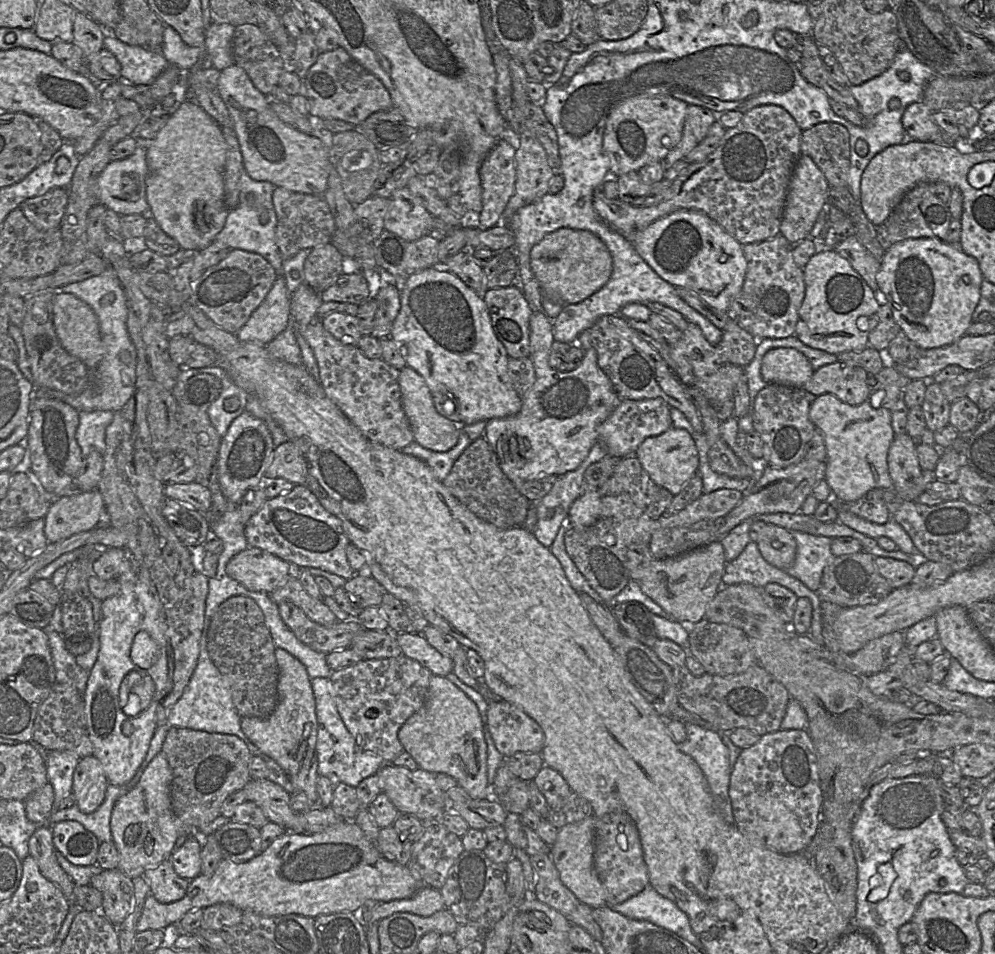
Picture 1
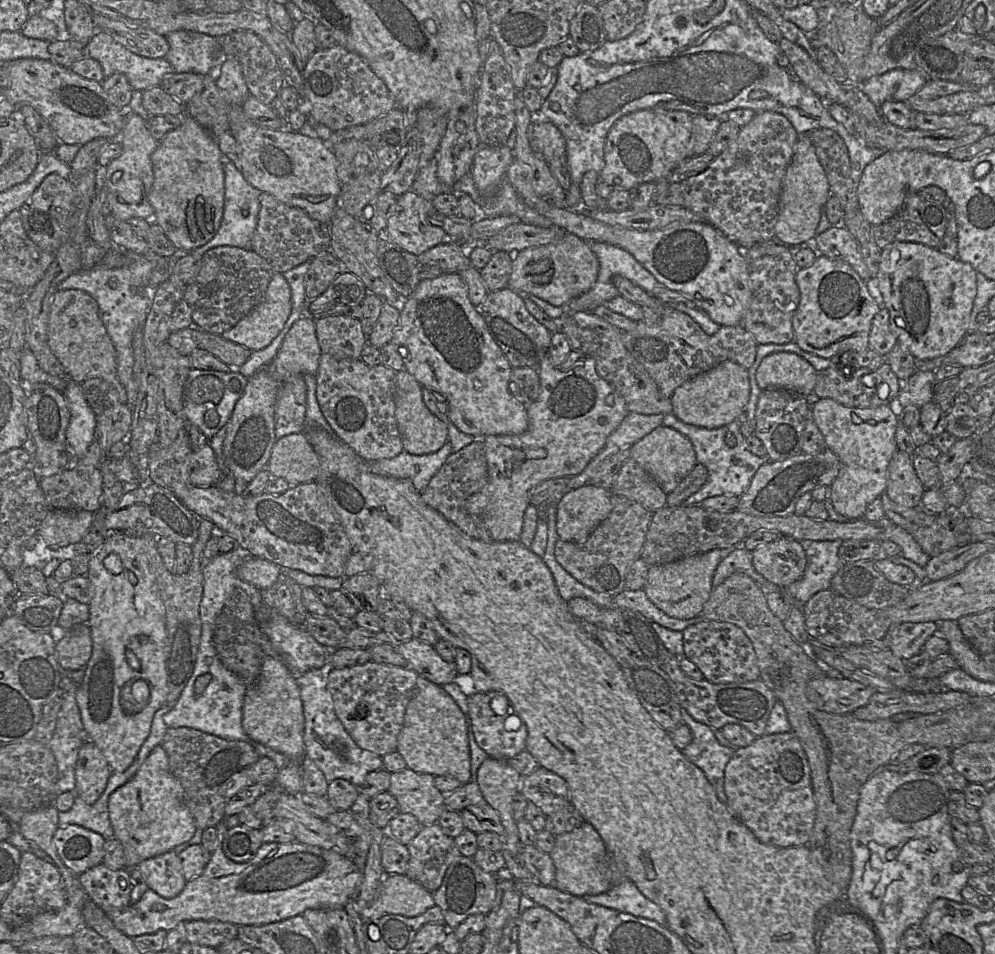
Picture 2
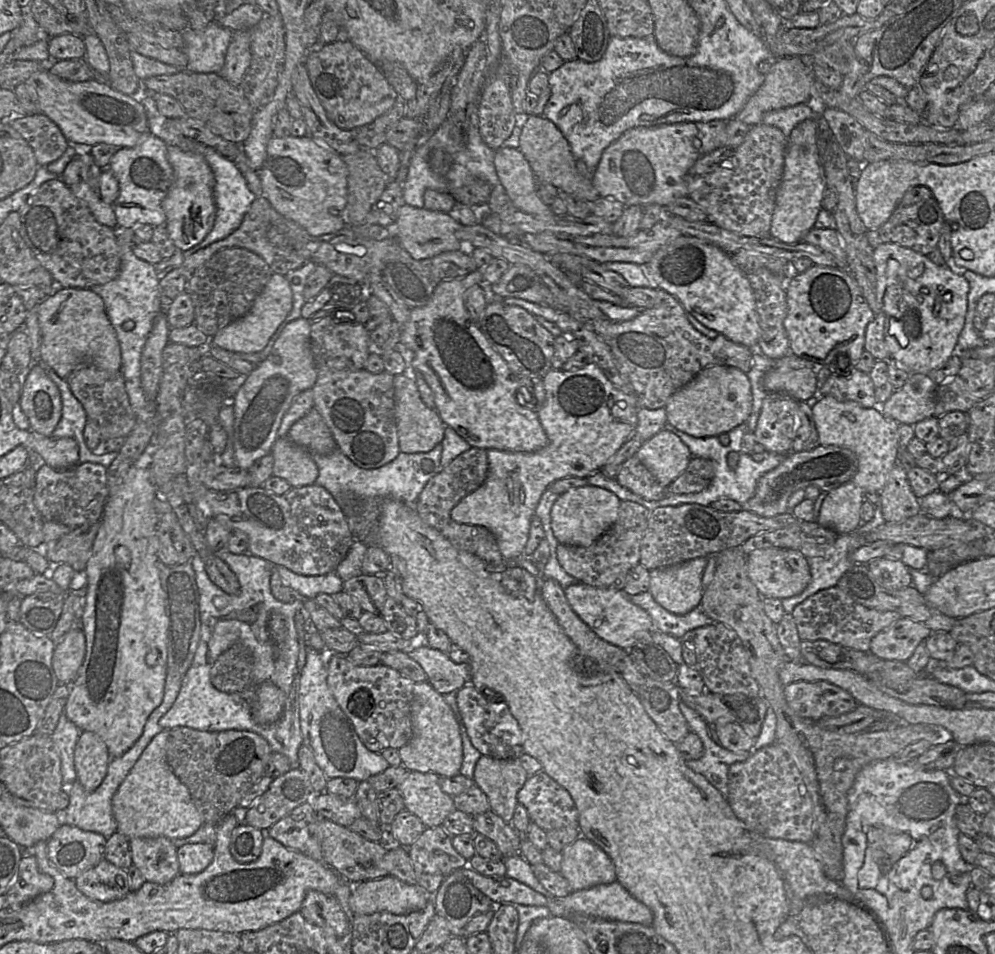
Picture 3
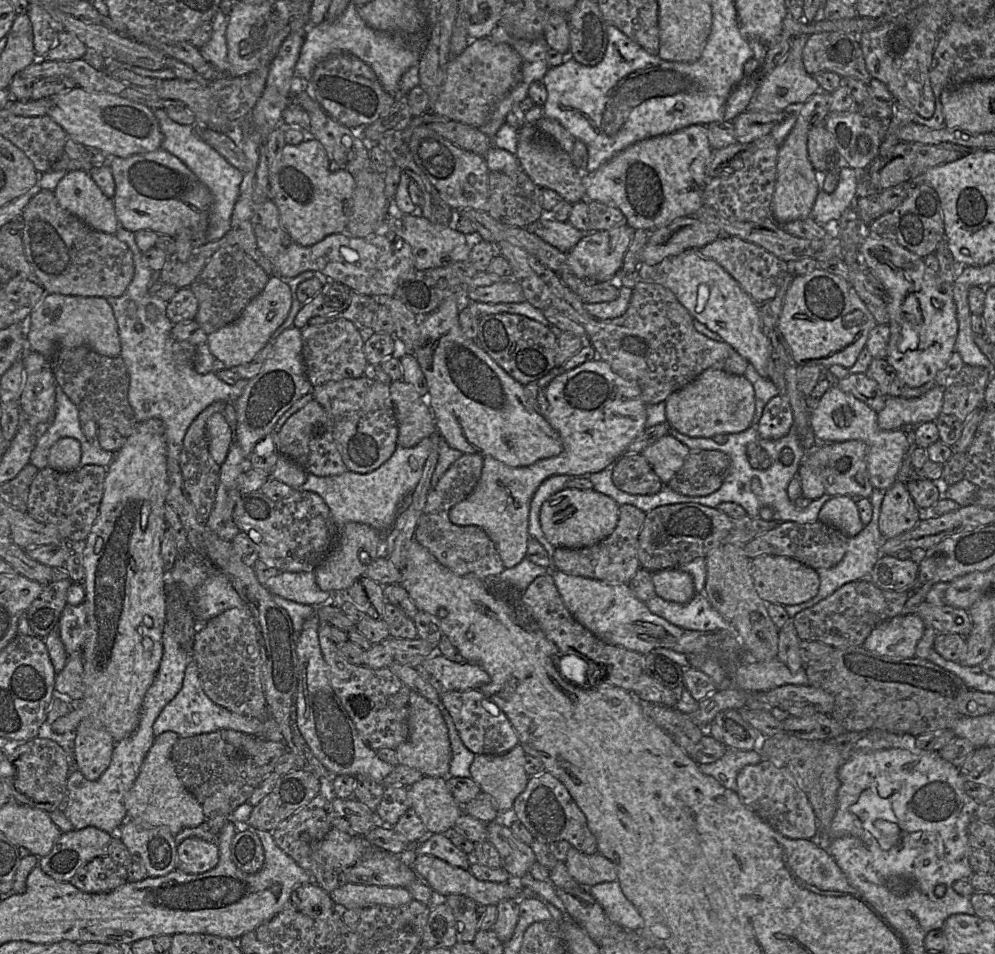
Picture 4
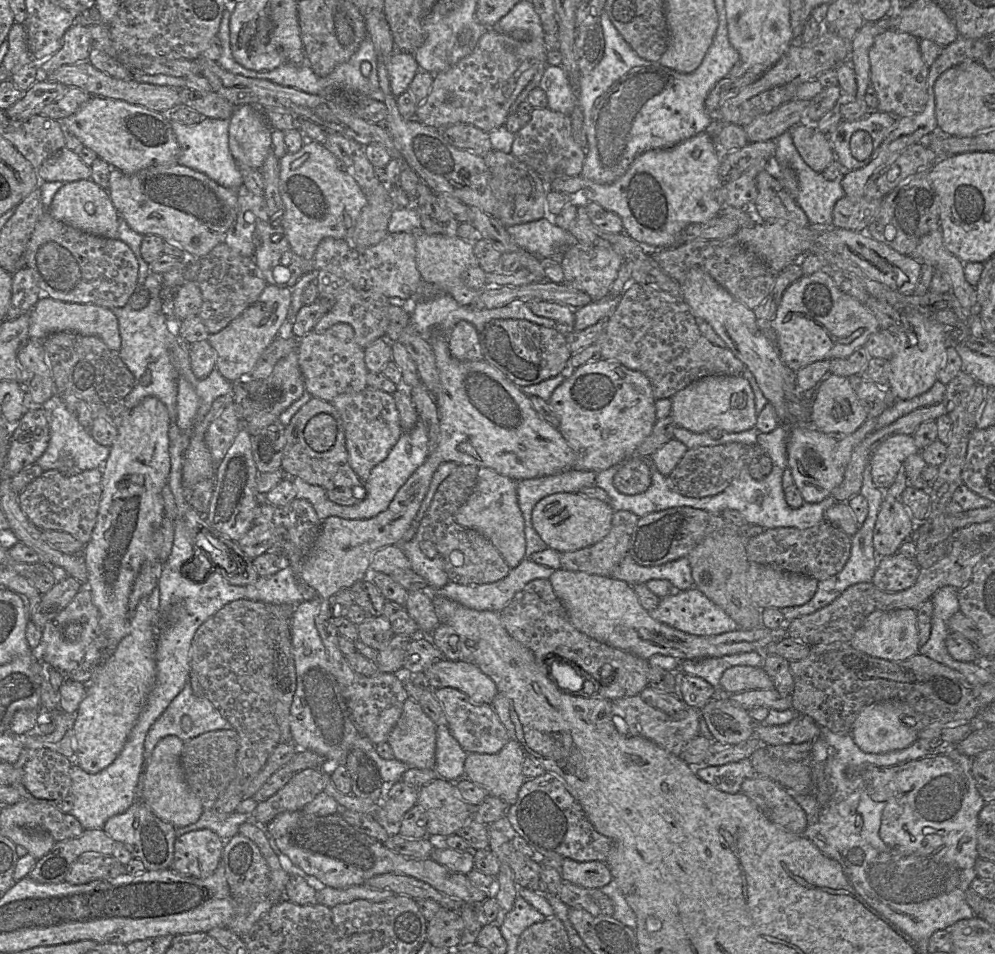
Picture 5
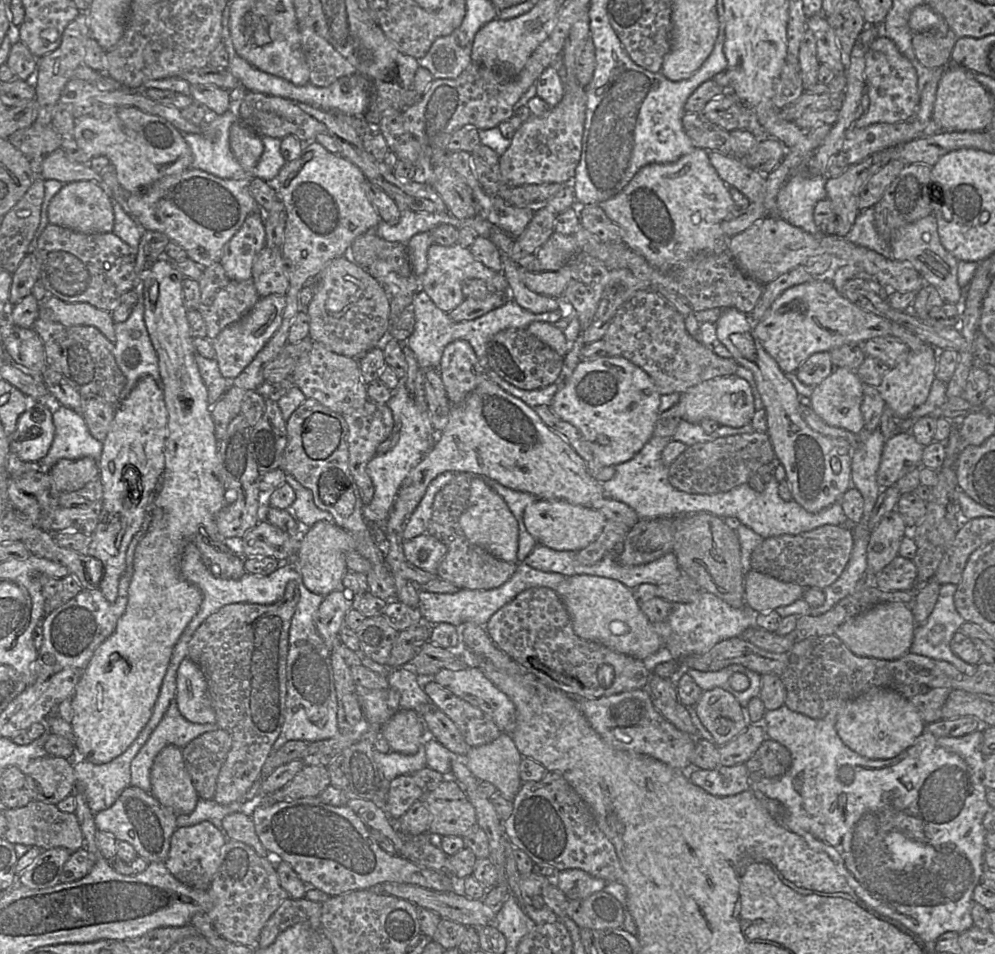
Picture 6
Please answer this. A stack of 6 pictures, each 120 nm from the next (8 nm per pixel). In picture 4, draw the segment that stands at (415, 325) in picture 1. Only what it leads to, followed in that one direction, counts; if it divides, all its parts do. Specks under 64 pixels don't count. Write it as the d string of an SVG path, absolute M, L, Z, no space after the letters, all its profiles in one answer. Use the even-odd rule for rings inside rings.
M477 272L466 280L463 290L448 296L436 310L419 317L420 336L414 347L413 355L417 358L427 382L426 400L433 412L437 433L450 447L463 454L489 455L510 467L526 467L539 460L561 454L564 449L561 438L546 418L538 414L530 405L524 386L508 375L476 340L467 338L463 334L458 320L458 313L468 290L511 279L514 278Z

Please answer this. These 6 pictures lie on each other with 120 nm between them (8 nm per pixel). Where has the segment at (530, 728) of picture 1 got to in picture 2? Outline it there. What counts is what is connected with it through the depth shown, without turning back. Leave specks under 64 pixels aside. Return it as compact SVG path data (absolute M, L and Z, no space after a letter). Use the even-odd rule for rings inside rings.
M503 693L472 694L468 697L468 715L476 743L490 758L507 761L525 750L527 727Z

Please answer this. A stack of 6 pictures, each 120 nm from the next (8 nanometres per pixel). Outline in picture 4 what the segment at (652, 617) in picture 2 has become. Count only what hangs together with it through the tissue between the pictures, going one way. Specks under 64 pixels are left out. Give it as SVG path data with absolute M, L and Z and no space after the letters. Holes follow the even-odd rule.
M695 593L687 603L666 601L656 595L645 604L651 613L687 630L731 631L729 622L712 607L703 593Z

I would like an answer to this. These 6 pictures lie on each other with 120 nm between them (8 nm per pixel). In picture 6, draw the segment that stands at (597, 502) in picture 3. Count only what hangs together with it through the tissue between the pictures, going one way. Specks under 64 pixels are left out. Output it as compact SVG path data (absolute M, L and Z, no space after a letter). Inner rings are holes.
M537 500L525 508L523 521L537 543L558 551L580 551L600 536L607 519L600 510L594 508L564 500Z

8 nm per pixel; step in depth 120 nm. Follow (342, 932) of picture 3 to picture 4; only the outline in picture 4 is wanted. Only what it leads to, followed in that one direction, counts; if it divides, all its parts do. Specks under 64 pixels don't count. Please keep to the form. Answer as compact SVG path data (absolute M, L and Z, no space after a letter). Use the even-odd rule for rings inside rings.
M316 883L296 886L290 895L291 903L303 914L312 918L325 919L334 910L329 893Z

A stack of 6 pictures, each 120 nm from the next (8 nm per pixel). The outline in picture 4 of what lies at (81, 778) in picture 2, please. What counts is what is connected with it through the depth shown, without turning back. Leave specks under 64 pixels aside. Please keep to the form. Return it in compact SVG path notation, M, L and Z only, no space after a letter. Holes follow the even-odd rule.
M84 719L76 729L73 763L89 781L98 780L110 765L116 742L93 719Z

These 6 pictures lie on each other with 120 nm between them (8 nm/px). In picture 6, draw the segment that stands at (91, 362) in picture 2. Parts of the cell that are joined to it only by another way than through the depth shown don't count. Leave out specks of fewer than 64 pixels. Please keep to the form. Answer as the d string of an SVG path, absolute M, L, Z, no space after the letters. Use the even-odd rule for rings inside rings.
M47 295L39 303L39 316L43 320L58 322L64 326L93 326L110 342L116 340L111 312L98 309L88 303L66 303Z

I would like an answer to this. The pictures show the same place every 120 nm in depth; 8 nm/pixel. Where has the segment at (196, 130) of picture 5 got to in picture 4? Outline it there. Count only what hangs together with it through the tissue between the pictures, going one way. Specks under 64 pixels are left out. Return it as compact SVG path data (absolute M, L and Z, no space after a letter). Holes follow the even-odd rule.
M152 109L163 134L164 150L179 158L205 184L213 196L210 218L205 242L212 242L224 237L231 230L231 217L235 203L239 197L240 184L244 173L230 164L219 152L204 142L198 135L195 125L183 125L173 121L165 109Z

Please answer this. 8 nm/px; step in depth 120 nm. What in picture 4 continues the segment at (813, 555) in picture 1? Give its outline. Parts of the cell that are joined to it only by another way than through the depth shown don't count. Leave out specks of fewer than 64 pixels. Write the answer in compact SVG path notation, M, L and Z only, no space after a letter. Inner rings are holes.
M876 488L873 489L872 494L869 498L873 507L872 519L869 524L864 526L863 529L856 536L848 537L847 550L841 561L831 568L822 568L816 570L820 578L820 586L817 594L812 599L806 602L784 606L789 615L789 618L793 619L798 612L814 606L821 600L830 596L844 584L862 578L869 578L876 561L881 555L881 546L886 540L883 538L879 530L879 517L882 501L884 499L884 493L884 491L880 491Z

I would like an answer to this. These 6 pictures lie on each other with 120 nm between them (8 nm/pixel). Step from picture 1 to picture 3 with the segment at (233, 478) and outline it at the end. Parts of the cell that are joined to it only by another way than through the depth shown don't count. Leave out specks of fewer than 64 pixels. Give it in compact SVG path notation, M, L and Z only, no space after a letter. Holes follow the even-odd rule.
M300 317L288 323L275 341L270 354L245 377L233 400L226 403L232 404L234 409L233 449L235 464L240 469L248 471L256 460L271 453L283 416L302 391L312 389L315 385L318 367L311 351L310 331L311 321L306 318Z

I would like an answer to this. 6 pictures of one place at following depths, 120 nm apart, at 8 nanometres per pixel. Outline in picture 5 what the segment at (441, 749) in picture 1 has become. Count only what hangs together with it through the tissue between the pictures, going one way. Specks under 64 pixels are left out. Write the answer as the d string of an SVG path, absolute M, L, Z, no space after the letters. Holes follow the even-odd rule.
M408 697L403 704L402 713L389 733L386 742L391 746L395 759L409 767L434 770L436 729L437 725L423 711L421 706L411 697Z

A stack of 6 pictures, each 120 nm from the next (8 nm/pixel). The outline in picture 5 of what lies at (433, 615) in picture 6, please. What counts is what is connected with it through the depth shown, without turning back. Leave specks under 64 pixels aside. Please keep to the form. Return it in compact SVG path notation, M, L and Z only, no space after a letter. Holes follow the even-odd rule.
M524 558L521 563L510 570L503 579L487 584L461 585L448 580L447 584L438 589L430 589L433 597L445 597L463 606L478 611L501 612L530 581L535 579L549 579L555 570Z

